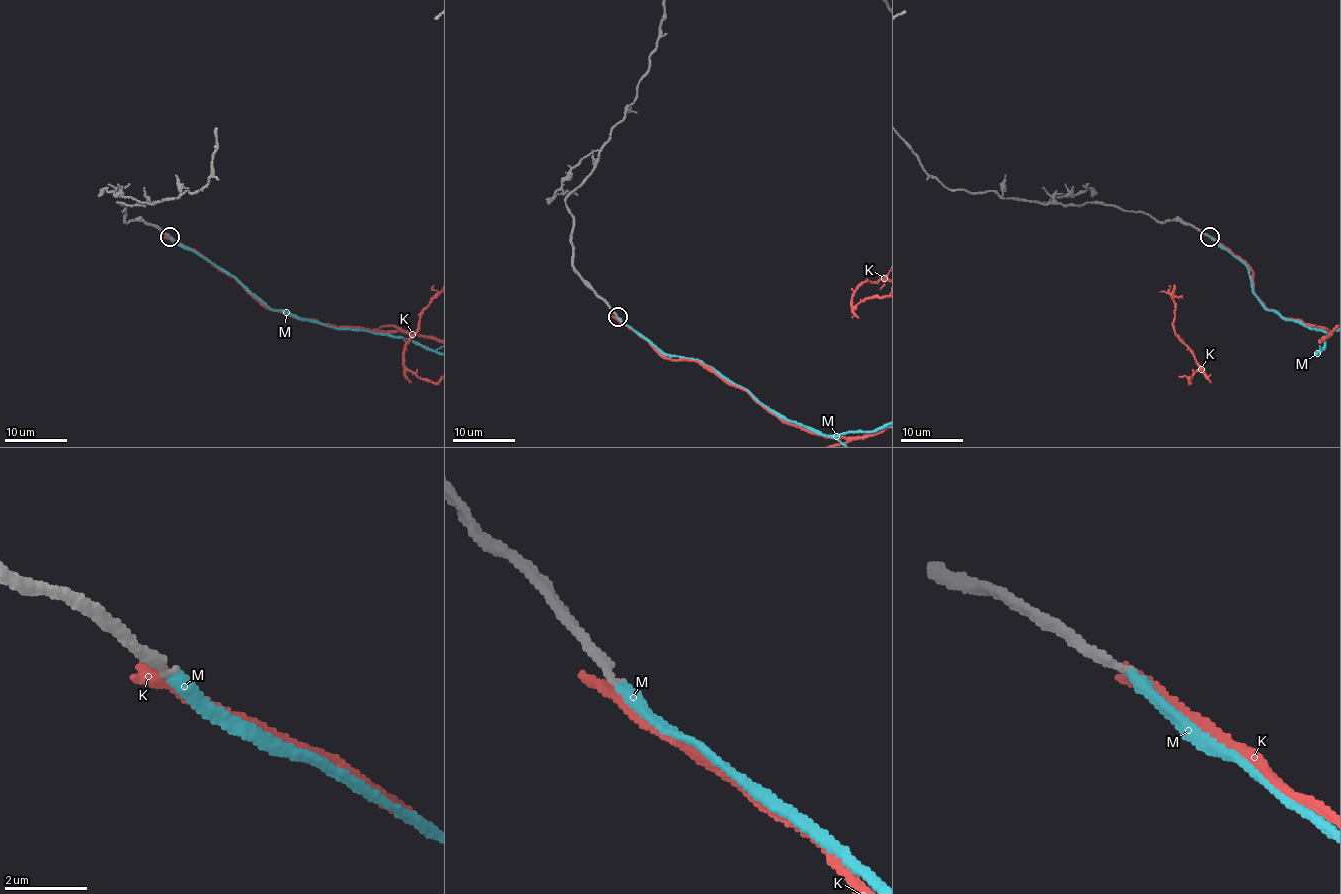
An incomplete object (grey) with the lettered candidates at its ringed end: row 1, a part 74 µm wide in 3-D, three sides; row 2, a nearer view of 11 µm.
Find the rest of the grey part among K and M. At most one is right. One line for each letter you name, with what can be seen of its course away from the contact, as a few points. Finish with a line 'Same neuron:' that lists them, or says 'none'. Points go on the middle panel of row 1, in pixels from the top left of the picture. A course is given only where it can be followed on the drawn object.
Same neuron: M

